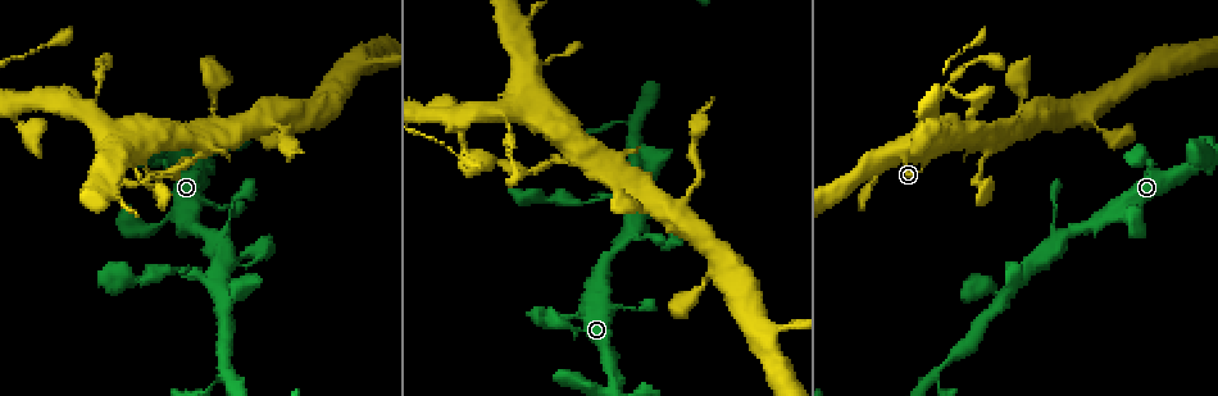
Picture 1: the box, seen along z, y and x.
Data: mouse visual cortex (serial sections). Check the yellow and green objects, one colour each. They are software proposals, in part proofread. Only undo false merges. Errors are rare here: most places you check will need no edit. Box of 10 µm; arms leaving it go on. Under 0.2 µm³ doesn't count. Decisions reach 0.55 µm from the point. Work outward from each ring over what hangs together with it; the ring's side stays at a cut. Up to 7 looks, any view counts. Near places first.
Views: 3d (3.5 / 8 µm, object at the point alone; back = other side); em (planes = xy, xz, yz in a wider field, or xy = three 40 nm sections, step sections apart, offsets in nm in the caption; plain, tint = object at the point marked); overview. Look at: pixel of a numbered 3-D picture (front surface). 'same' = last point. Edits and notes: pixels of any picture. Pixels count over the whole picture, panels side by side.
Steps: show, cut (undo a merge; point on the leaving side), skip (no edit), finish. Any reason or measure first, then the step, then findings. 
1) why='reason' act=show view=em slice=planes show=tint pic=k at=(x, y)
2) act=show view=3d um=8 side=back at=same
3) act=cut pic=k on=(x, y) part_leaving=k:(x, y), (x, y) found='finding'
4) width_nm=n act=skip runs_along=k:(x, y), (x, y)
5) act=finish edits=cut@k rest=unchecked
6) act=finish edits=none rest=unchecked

why='arms part here' act=show view=3d um=8 pic=1 at=(1021, 281)

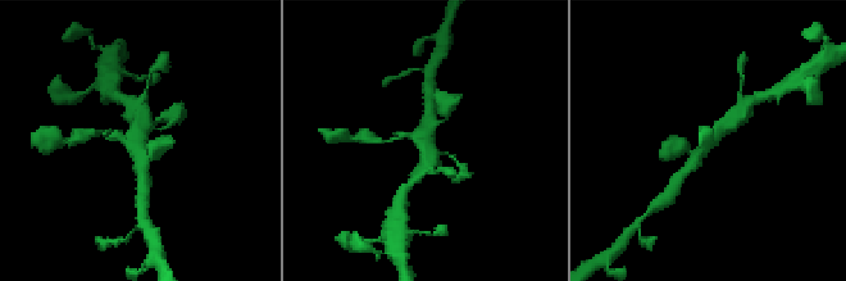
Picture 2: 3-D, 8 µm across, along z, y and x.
act=show view=em slice=xy step=2 show=tint at=same

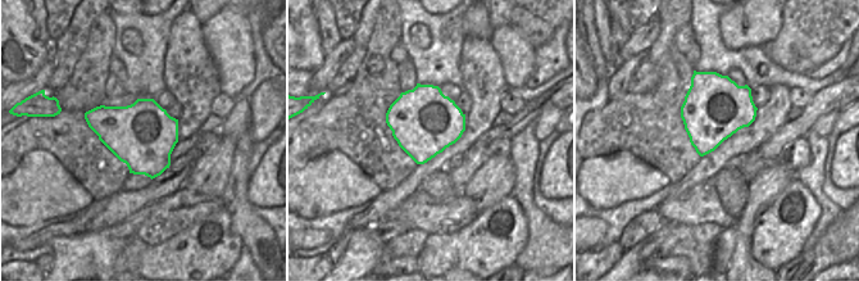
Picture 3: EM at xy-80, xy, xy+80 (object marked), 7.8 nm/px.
act=skip found='all the same cell'

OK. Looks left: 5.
why='three-way junction' act=show view=3d um=8 pic=1 at=(636, 121)

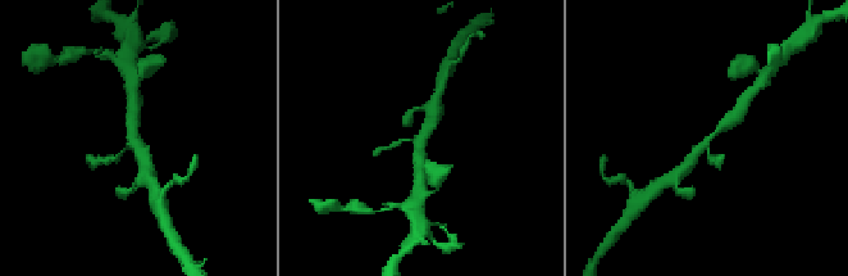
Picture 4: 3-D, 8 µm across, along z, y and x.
why='zoom in' act=show view=3d um=3.5 at=same

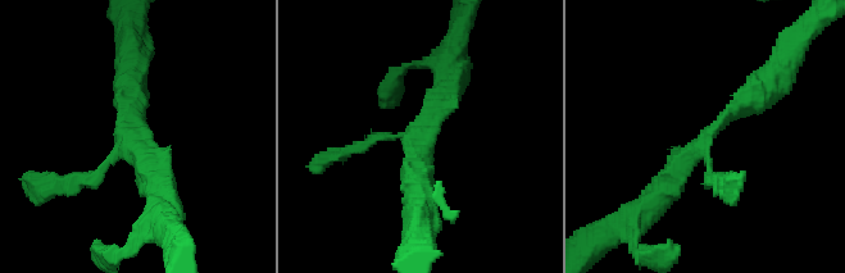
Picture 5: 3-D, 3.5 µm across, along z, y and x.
arms=3 arm_widths_nm=150,300,400 act=show view=em slice=xy step=5 show=tint pic=5 at=(134, 140)

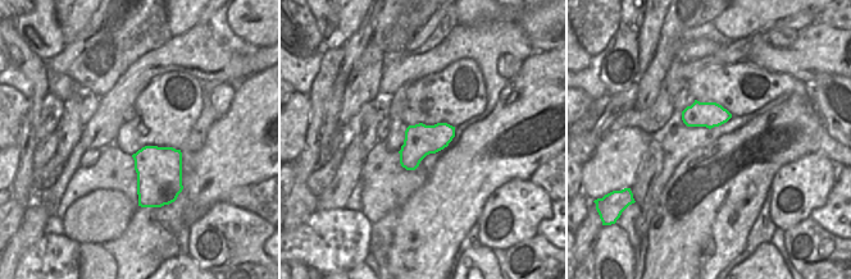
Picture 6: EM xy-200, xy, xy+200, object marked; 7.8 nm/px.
width_nm=260 act=skip runs_along=5:(771, 81), (714, 127), (653, 203) found='continuous, no second cell'

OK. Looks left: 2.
why='a fork' act=show view=3d um=3.5 pic=1 at=(842, 192)

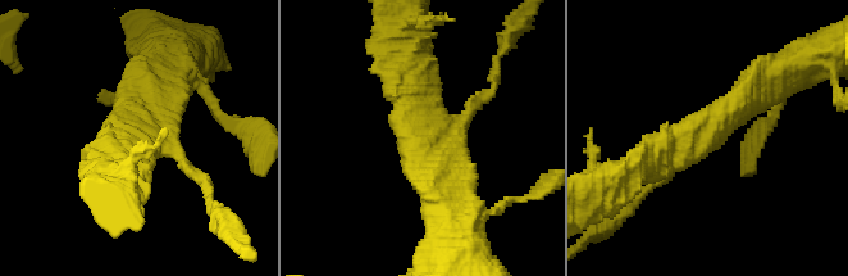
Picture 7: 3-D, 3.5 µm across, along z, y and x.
why='now the EM' act=show view=em slice=xy step=5 show=tint pic=7 at=(150, 137)

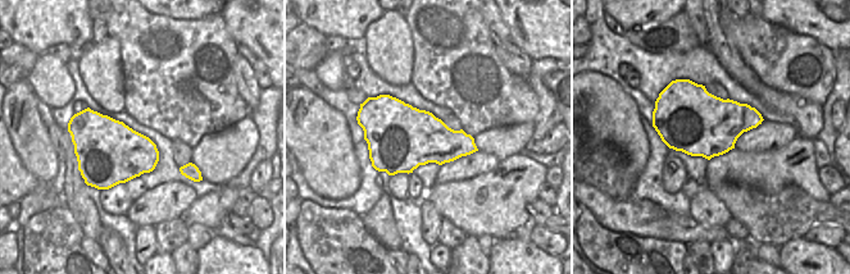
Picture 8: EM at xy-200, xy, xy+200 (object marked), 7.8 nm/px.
act=skip runs_along=7:(769, 85), (651, 172) found='all the same cell'

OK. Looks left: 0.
act=finish edits=none rest=unchecked

